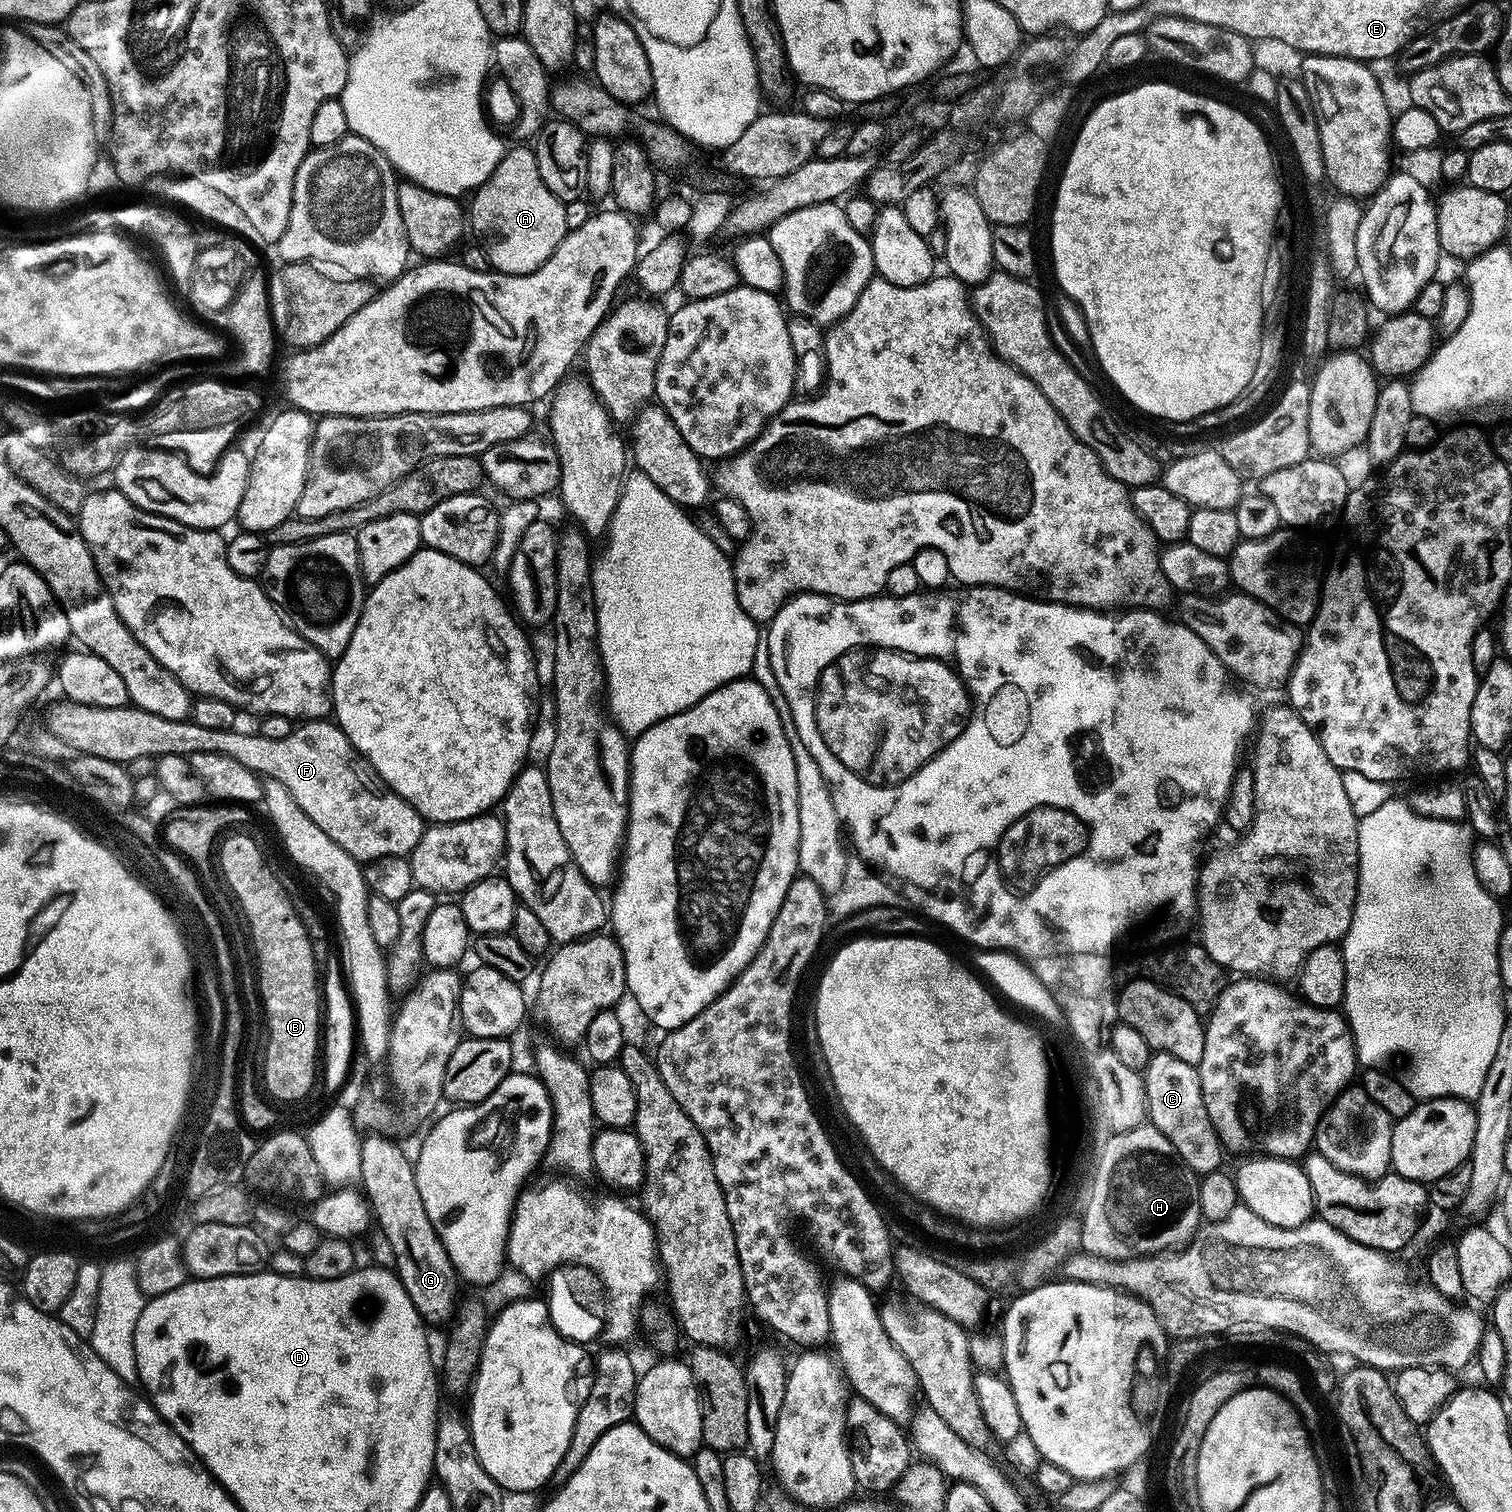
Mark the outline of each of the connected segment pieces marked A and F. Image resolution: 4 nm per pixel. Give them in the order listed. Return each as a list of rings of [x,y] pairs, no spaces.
[[[509,147],[498,162],[494,174],[490,174],[488,181],[471,193],[470,199],[471,231],[472,228],[476,231],[475,239],[488,255],[489,265],[498,272],[505,272],[511,276],[525,276],[538,270],[538,266],[545,264],[554,255],[562,238],[570,231],[566,224],[565,201],[559,200],[550,190],[550,186],[542,182],[542,174],[538,174],[538,158],[531,147]]]
[[[331,719],[310,720],[293,727],[286,738],[266,738],[252,732],[240,732],[241,730],[206,730],[199,728],[197,724],[182,720],[148,720],[148,744],[160,744],[156,748],[157,757],[162,756],[188,756],[194,752],[221,752],[246,766],[252,772],[261,777],[277,780],[290,790],[294,802],[302,806],[306,818],[314,822],[325,834],[330,834],[346,854],[350,854],[355,860],[367,862],[377,860],[383,856],[408,856],[418,846],[426,827],[423,816],[419,816],[410,806],[410,802],[403,800],[400,795],[392,790],[370,766],[370,762],[355,746],[346,738],[339,724]]]

